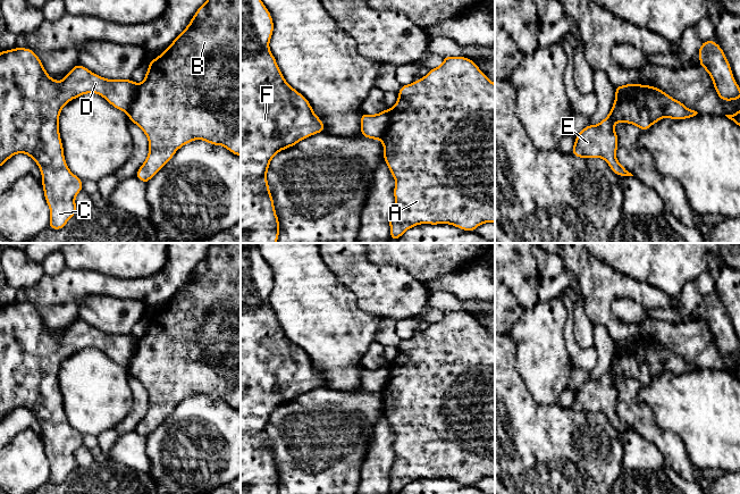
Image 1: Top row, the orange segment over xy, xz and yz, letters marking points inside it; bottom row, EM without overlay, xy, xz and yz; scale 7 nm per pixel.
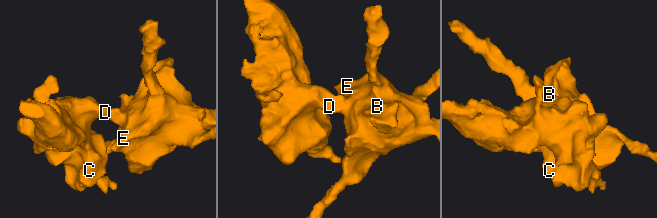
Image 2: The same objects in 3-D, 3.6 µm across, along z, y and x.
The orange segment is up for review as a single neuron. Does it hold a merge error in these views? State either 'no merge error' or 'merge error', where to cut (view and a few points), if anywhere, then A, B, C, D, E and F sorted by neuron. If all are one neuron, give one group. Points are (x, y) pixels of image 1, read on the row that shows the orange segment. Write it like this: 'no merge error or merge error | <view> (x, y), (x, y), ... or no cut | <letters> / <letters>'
merge error | xz (389, 110), (389, 123), (379, 139) | A B E / C D F

